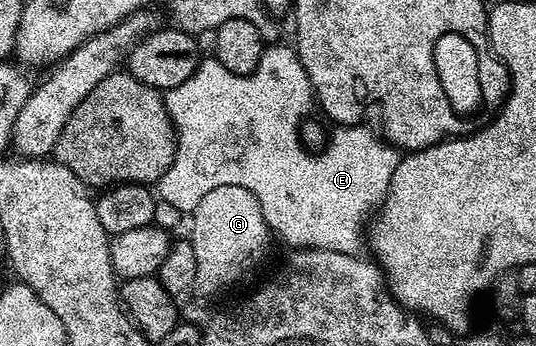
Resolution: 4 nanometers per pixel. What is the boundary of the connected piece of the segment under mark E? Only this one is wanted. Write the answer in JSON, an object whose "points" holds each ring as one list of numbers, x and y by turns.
{"points":[[268,45,263,51,257,68,248,74,234,74,233,72,229,72,229,68,222,66,213,56,204,57,200,61,198,68,193,72,193,76,189,76,189,80,185,80,185,84,177,84,177,88,166,91,165,101,167,111,171,117,171,121,175,123,175,155,173,156,173,164,169,164,169,172,165,172,165,176,159,178,157,183,158,197,162,201,164,198,173,209,184,212,184,214,189,214,197,208,197,204,201,200,201,196,205,196,205,192,213,192,213,188,221,188,225,184,240,186,249,192,253,192,253,196,257,196,257,204,261,204,261,212,265,216,265,224,270,228,272,235,278,241,280,238,285,245,295,246,291,248,298,248,299,250,328,250,329,252,358,255,362,251,359,249,362,246,364,249,365,246,365,227,368,225,367,217,374,210,376,213,383,203,387,201,387,190,391,187,391,177,399,163,401,157,400,151,392,146,386,138,376,133,376,131,375,135,367,127,367,124,356,124,353,126,340,125,335,130,332,129,330,131,327,145,322,150,318,152,308,150,304,139,301,137,301,127,304,125,303,117,310,112,311,106,313,110,311,81,301,64,298,50,295,49,294,45,285,45]]}

